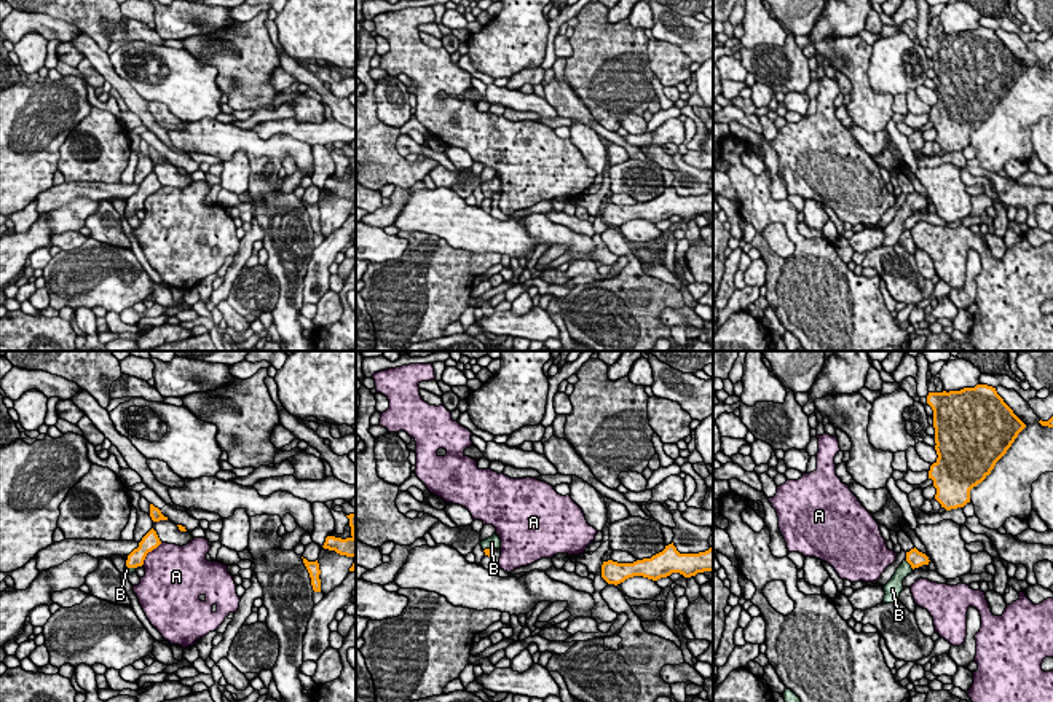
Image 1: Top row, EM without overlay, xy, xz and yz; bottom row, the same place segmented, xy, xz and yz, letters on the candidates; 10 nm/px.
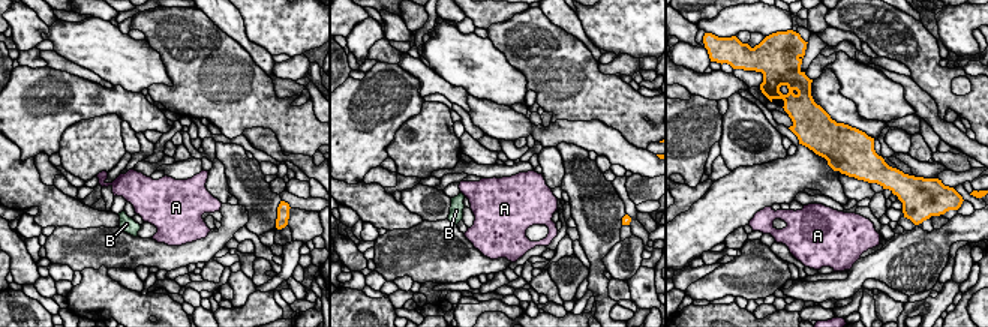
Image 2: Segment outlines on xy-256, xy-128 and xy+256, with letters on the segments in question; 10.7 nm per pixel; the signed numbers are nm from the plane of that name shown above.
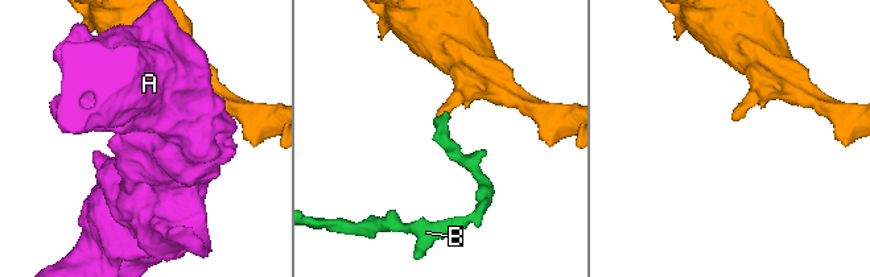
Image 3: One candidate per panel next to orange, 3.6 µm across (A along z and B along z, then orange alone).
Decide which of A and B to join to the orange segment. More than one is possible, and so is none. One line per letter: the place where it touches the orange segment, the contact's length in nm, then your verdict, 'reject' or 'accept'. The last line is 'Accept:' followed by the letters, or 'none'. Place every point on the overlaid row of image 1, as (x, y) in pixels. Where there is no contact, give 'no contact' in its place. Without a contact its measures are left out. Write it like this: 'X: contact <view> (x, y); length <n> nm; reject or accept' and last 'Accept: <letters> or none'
A: contact xy (149, 551); length 300 nm; reject
B: contact yz (910, 563); length 130 nm; accept
Accept: B

